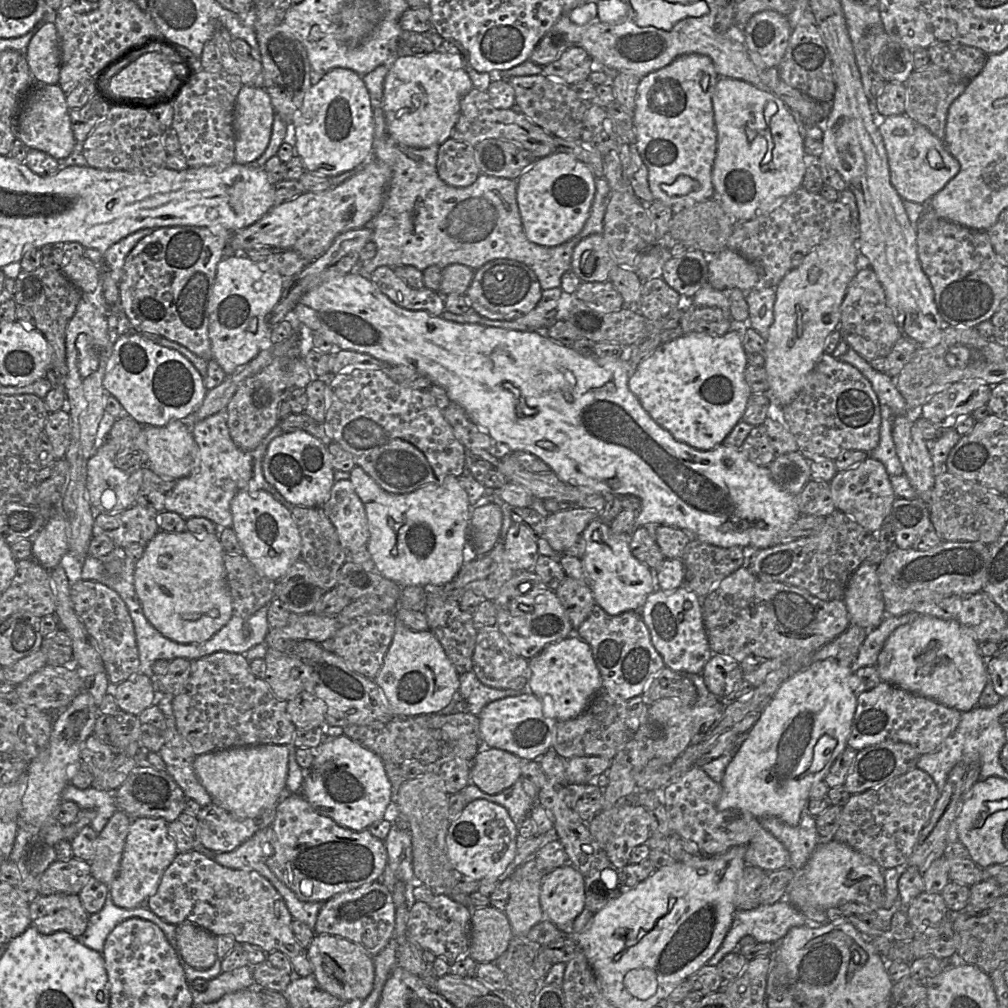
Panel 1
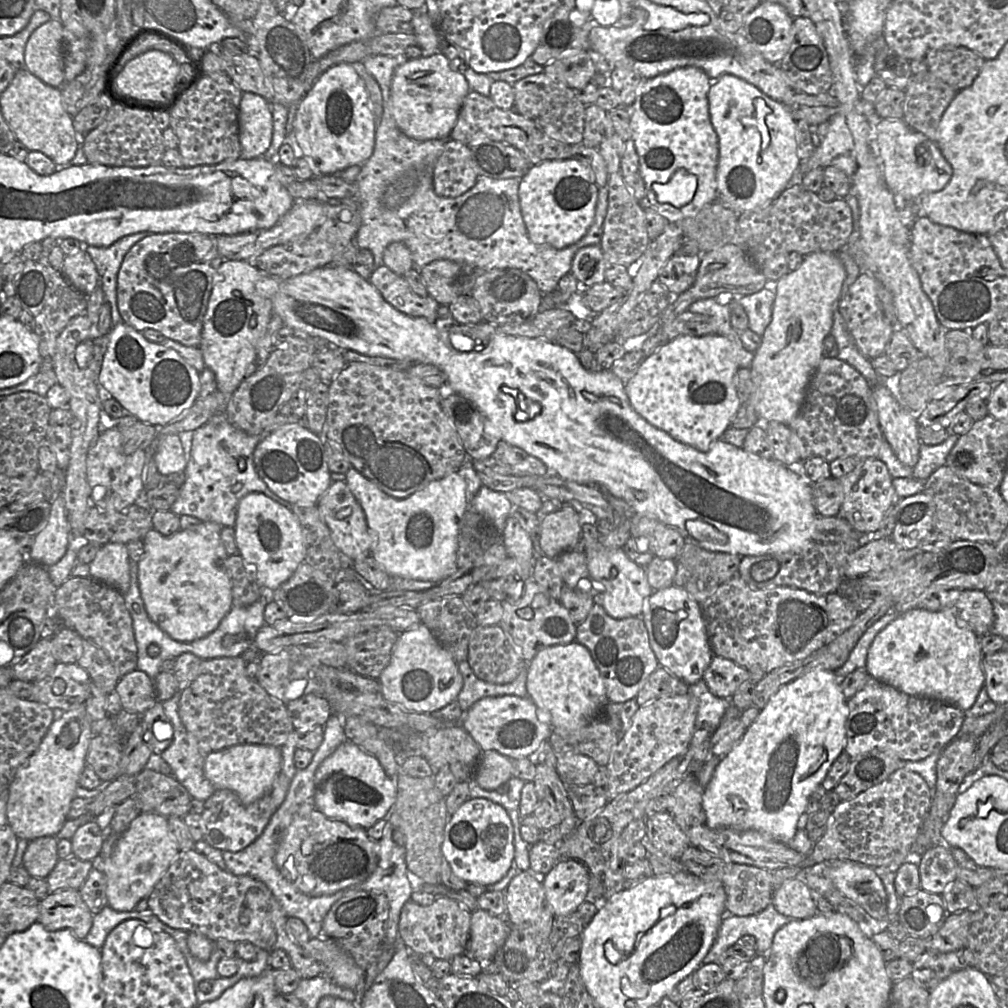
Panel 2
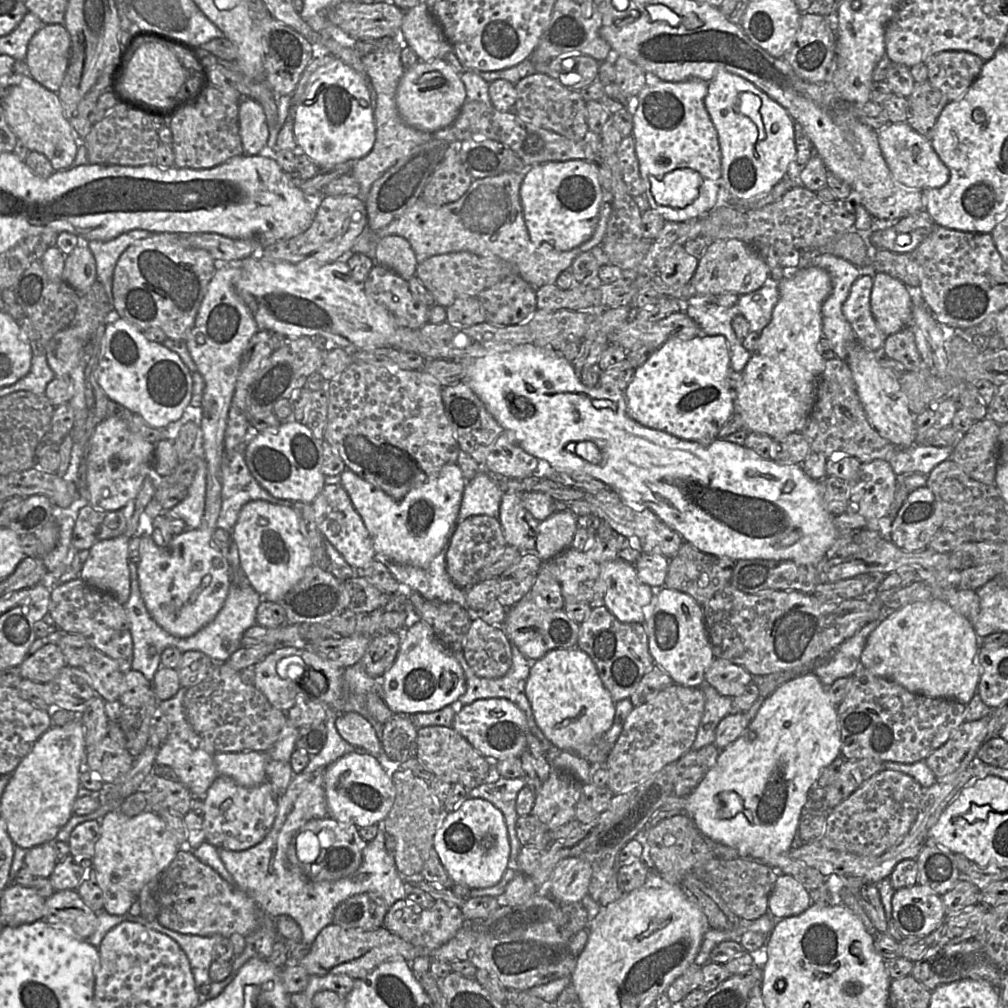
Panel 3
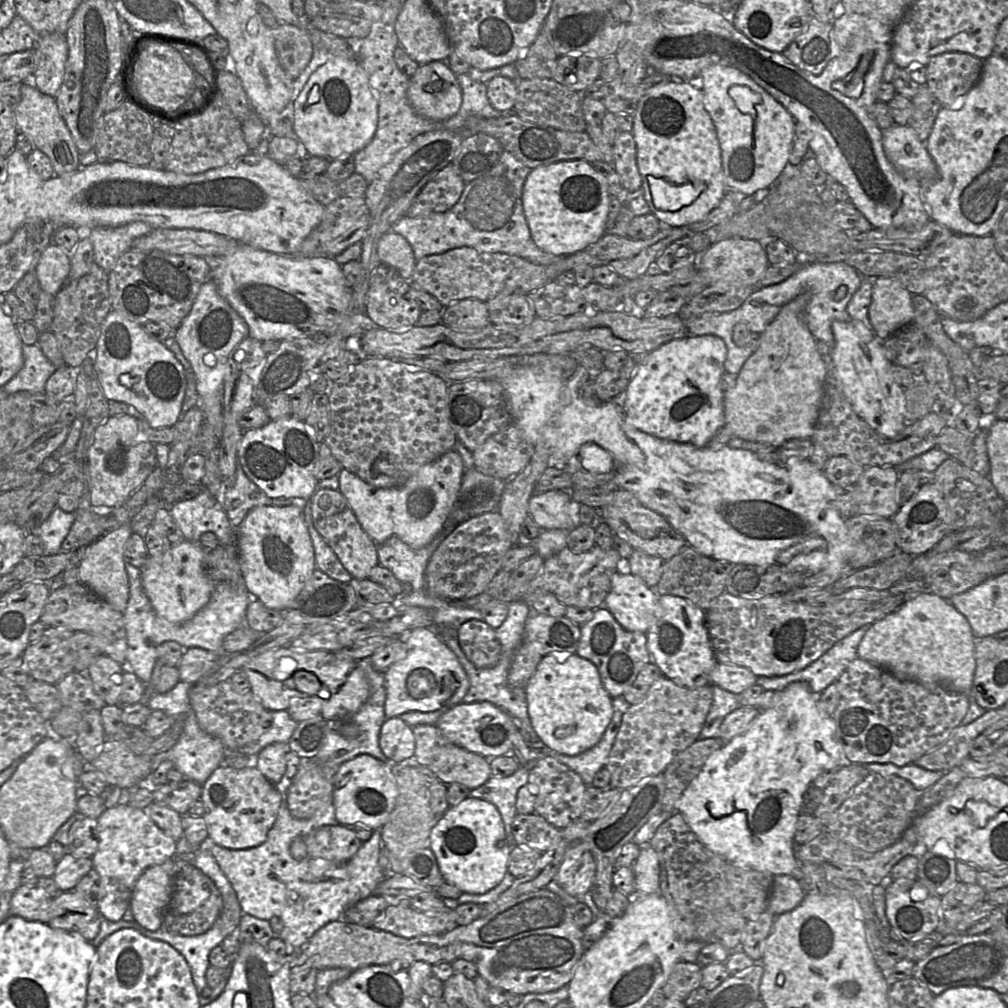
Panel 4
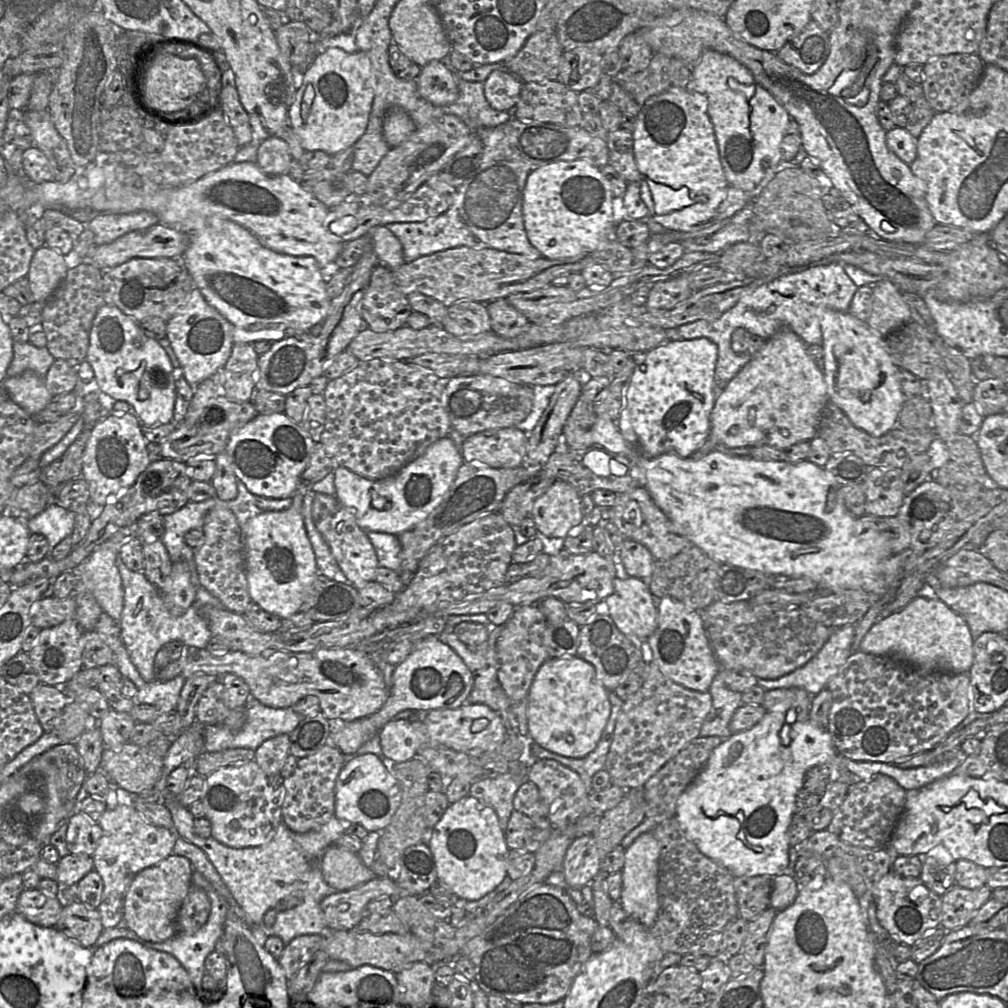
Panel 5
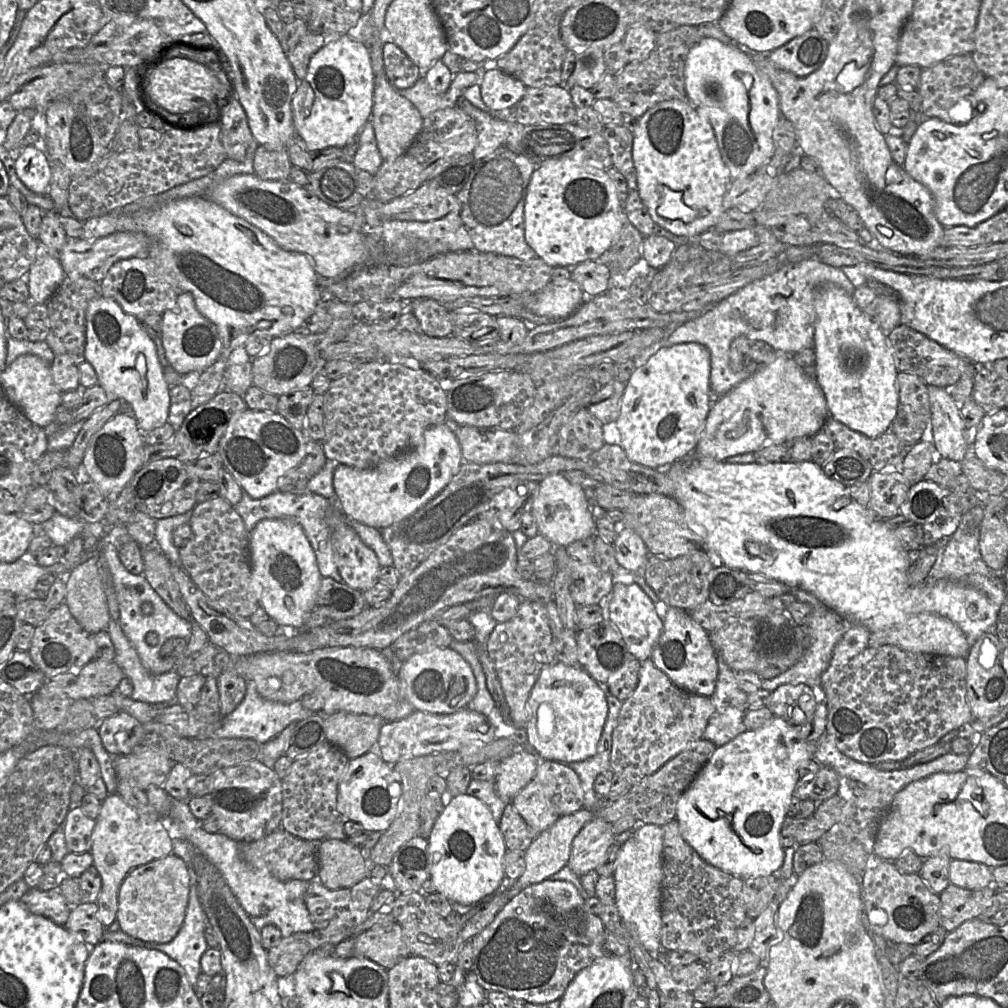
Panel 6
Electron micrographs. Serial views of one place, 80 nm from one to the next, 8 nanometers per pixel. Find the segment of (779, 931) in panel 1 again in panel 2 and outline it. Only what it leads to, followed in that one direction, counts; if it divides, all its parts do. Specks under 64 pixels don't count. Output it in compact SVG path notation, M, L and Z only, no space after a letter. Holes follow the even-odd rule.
M772 904L755 915L735 916L726 914L703 963L720 963L723 952L738 943L739 939L745 935L755 937L756 951L759 955L767 955L772 947L776 932L792 920L794 919L780 914Z

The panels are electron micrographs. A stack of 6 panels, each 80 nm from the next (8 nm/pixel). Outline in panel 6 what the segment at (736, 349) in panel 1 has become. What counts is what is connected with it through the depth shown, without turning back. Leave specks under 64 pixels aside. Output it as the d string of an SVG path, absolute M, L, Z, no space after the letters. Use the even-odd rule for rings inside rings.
M690 342L660 348L644 366L633 371L624 388L619 415L615 420L619 445L630 461L663 470L678 459L694 454L711 407L710 369L709 350L699 343Z

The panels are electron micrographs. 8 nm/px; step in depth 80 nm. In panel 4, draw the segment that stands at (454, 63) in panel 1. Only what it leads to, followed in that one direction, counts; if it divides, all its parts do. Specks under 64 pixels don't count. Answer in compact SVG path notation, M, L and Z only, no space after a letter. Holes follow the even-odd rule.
M431 61L410 77L407 97L419 115L443 121L459 111L462 90L457 75L444 62Z

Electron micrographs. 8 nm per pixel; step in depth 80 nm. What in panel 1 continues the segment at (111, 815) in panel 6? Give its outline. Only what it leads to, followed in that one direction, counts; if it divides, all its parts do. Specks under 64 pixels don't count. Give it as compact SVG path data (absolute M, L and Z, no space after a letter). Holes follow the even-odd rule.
M143 817L132 820L119 872L109 885L110 899L116 906L124 909L134 909L146 904L178 853L175 842L168 834L168 823L163 818Z

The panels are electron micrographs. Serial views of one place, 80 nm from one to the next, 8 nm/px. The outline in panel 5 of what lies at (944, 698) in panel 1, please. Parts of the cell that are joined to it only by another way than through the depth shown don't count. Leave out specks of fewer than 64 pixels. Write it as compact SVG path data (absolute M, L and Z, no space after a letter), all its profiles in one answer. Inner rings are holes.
M916 596L904 608L875 623L862 639L859 650L894 657L921 671L968 673L973 661L974 639L962 616L939 599Z

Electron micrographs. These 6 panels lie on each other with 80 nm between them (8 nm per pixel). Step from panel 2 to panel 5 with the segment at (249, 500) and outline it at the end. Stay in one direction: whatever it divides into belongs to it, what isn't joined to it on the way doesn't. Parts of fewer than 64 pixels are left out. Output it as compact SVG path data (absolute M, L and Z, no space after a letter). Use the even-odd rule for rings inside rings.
M301 482L288 509L263 512L250 518L246 526L244 549L249 594L263 610L282 620L299 612L318 575L302 516L303 497L308 490L309 484Z

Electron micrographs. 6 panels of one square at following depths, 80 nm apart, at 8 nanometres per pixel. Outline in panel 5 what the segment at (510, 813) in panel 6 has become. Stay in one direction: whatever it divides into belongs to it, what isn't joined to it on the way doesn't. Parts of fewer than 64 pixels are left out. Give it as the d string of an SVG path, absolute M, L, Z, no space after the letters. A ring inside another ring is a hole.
M513 810L504 835L509 849L536 851L551 836L553 829L545 817L529 817Z

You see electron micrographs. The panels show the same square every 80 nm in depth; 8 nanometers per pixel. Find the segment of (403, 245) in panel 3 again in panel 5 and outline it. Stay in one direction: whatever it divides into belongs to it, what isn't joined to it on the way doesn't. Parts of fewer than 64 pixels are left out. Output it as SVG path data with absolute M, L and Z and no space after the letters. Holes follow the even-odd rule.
M386 227L371 229L372 249L378 258L378 265L395 270L405 264L403 248L399 239Z

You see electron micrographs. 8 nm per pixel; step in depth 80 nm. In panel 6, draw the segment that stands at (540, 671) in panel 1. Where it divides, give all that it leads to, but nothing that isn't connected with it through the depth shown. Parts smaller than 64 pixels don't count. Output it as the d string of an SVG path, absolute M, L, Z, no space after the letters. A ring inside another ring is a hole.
M555 661L541 670L529 694L528 723L526 725L529 743L535 754L542 760L559 763L584 761L597 752L607 714L607 700L600 684L580 665L569 666Z

